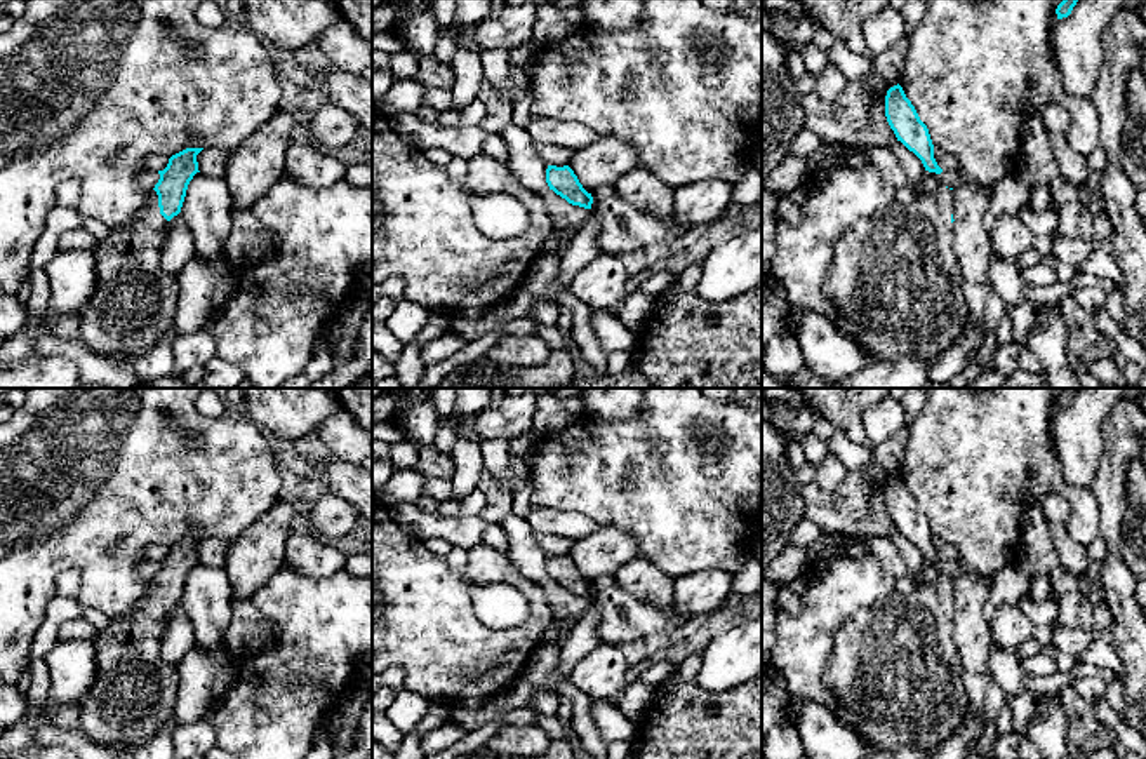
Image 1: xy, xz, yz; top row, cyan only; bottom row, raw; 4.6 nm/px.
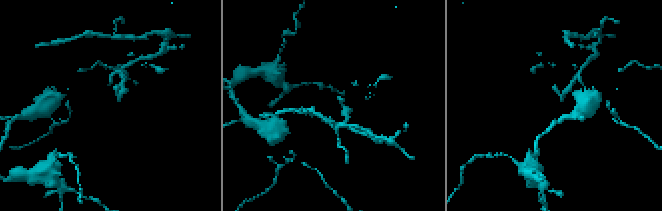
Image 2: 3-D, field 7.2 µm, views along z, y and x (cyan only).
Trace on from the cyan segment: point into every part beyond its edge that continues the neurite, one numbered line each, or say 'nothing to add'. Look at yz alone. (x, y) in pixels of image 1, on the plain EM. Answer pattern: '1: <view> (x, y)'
1: yz (894, 669)

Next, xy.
1: xy (134, 691)

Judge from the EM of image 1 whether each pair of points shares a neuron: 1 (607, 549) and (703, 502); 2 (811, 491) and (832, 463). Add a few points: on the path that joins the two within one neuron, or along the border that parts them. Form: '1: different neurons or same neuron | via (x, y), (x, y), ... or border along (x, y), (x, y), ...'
1: different neurons | border along (599, 524), (623, 528), (635, 540), (639, 556)
2: different neurons | border along (849, 472), (833, 490), (823, 490), (814, 481)

